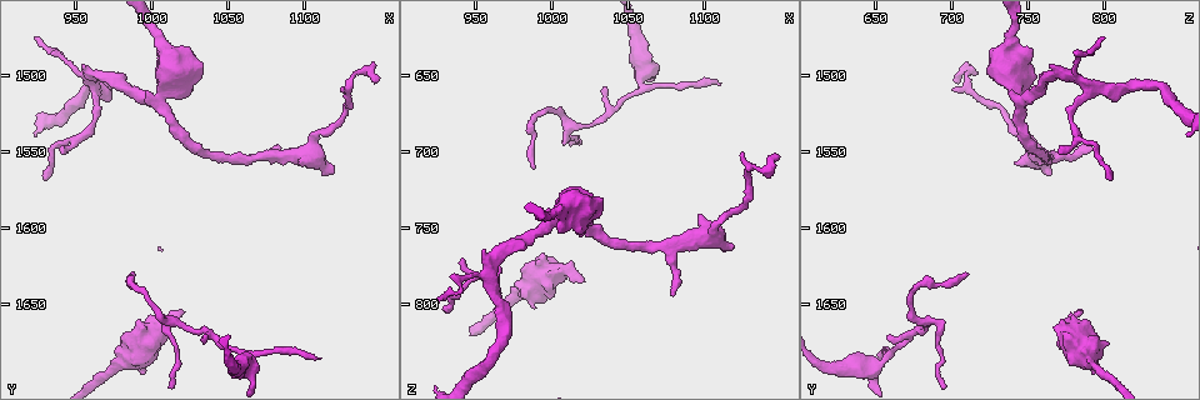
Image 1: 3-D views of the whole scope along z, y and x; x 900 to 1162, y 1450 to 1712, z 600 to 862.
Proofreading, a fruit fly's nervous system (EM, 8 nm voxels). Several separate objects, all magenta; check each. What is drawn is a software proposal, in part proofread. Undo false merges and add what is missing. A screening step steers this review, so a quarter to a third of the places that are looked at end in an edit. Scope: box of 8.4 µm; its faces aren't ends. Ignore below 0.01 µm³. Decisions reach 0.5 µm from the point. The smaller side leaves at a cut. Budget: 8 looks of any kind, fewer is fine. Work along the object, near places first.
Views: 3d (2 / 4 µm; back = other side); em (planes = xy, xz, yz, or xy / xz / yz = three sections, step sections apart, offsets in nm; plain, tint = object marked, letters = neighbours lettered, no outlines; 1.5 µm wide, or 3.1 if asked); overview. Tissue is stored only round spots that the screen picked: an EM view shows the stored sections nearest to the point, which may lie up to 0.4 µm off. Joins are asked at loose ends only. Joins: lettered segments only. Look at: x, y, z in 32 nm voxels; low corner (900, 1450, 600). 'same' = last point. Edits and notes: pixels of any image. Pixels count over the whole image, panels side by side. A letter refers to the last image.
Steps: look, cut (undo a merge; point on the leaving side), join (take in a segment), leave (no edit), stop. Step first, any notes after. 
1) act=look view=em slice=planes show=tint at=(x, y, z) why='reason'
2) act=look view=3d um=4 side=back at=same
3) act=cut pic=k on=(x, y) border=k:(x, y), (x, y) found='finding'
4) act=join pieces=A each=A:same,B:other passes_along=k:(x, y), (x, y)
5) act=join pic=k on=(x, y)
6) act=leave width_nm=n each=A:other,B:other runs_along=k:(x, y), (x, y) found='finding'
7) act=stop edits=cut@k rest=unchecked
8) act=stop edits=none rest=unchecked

act=look view=em slice=xz step=8 show=letters at=(988, 1630, 710) why='tapers out'

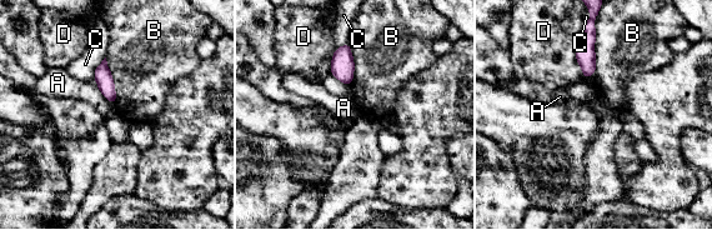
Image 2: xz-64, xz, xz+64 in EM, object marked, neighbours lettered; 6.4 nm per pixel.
act=leave each=A:other,B:other,C:other,D:other border=2:(105, 58), (113, 78), (115, 104) found='none of them fits'

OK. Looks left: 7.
act=look view=em slice=planes show=letters at=(1108, 1684, 654) why='tapers out'

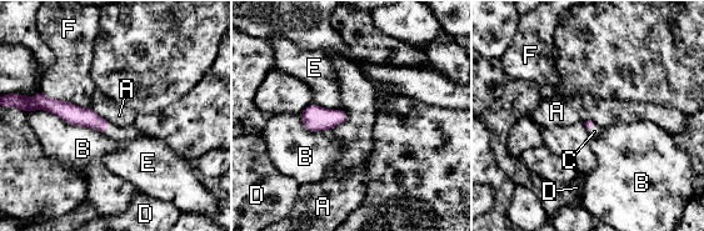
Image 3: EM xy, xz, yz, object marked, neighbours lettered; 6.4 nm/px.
act=join pieces=C each=A:other,B:other,C:same,D:other,E:other,F:other found='it goes on there'

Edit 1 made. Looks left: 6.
act=look view=3d um=4 at=(1004, 1514, 742) why='three arms meet'

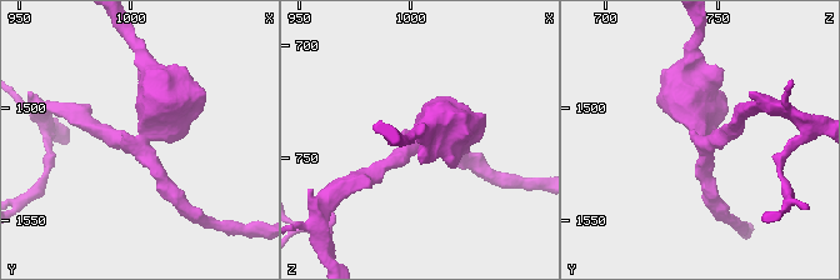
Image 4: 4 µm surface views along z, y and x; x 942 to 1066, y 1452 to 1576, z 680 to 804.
act=look view=em slice=planes show=letters at=(1006, 1516, 743) arms=3 arm_widths_nm=200,220,650

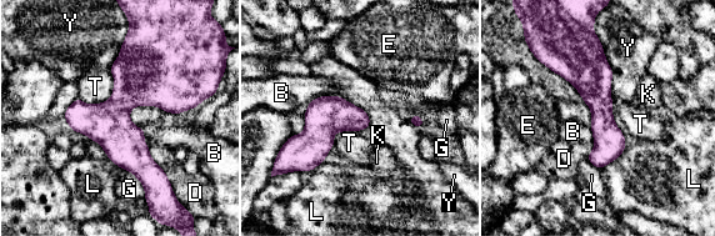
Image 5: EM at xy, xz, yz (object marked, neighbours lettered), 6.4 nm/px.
act=leave width_nm=200 each=B:other,D:other,E:other,G:other,K:other,L:other,T:other,Y:other runs_along=5:(594, 43), (601, 164) found='continuous, no second neuron'

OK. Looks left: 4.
act=stop edits=join@3 rest=unchecked

